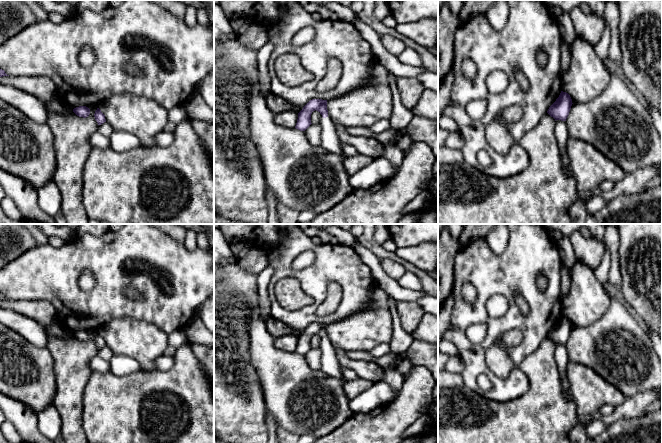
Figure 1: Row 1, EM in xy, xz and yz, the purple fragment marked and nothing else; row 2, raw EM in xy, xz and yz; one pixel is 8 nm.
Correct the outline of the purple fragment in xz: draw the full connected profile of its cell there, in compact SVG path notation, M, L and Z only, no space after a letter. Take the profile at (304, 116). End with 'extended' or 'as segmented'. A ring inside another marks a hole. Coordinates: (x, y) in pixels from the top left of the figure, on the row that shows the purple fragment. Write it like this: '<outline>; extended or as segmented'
M310 100L298 113L298 119L295 128L300 131L305 131L312 124L311 114L315 110L322 115L320 120L320 125L322 127L321 147L335 155L345 158L342 152L341 141L335 128L335 123L328 115L327 100Z; extended

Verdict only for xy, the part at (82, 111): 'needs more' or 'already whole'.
already whole

